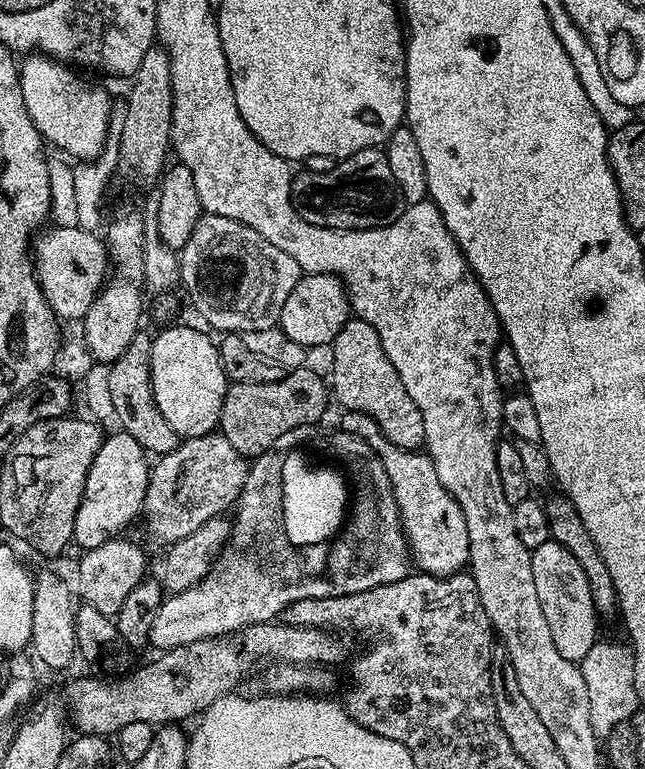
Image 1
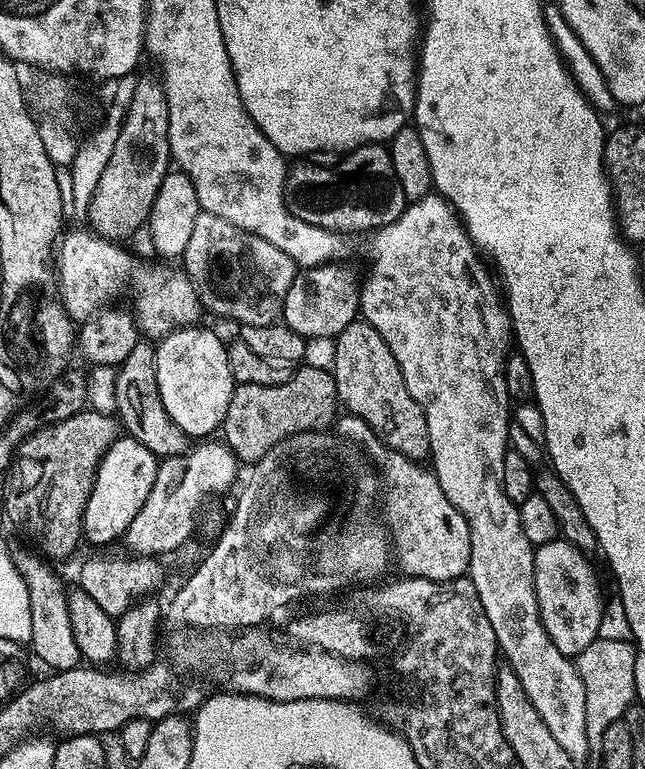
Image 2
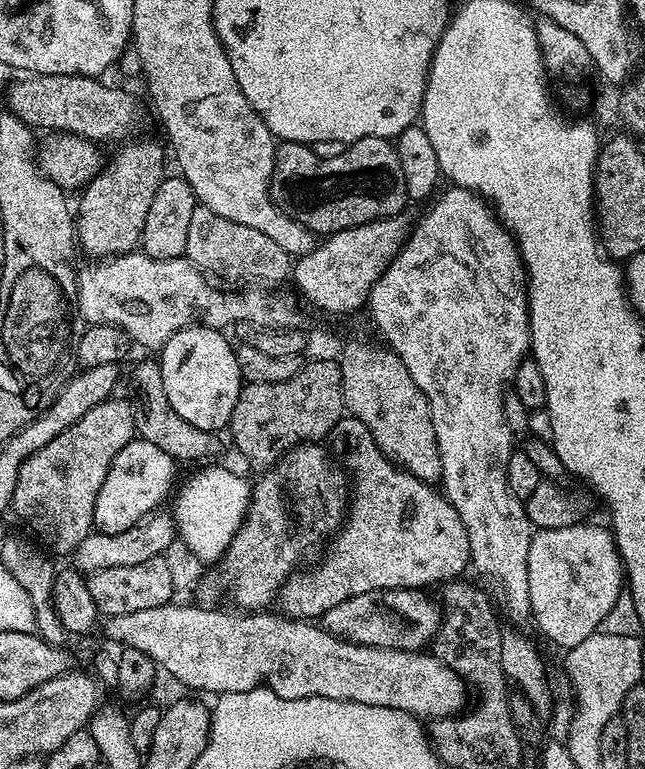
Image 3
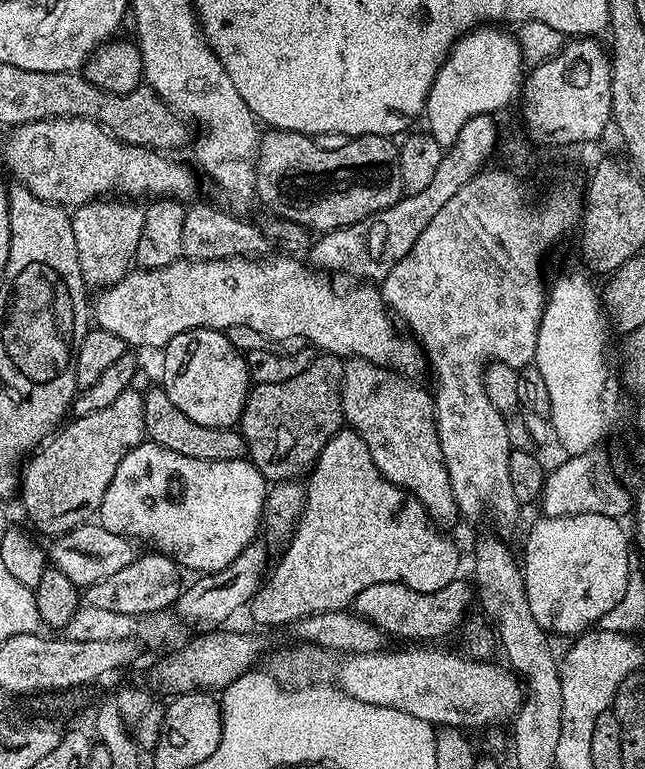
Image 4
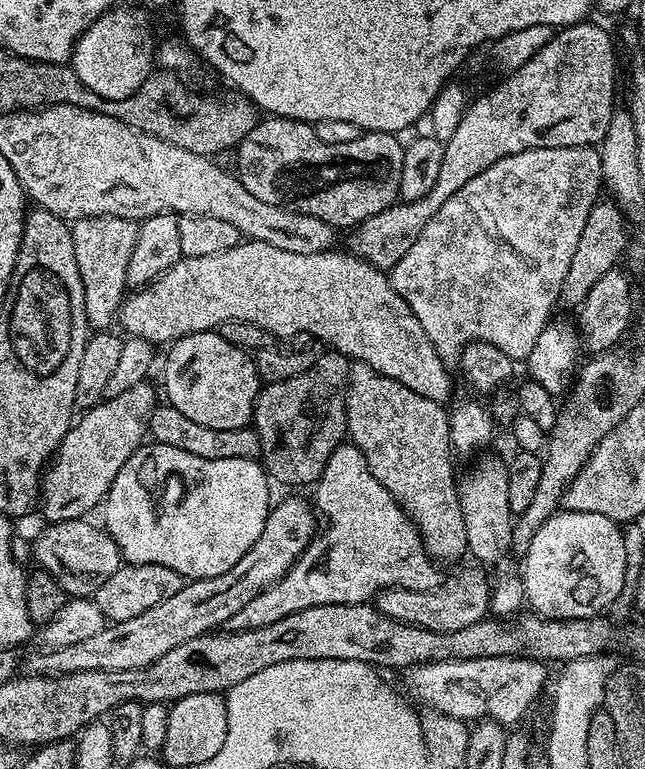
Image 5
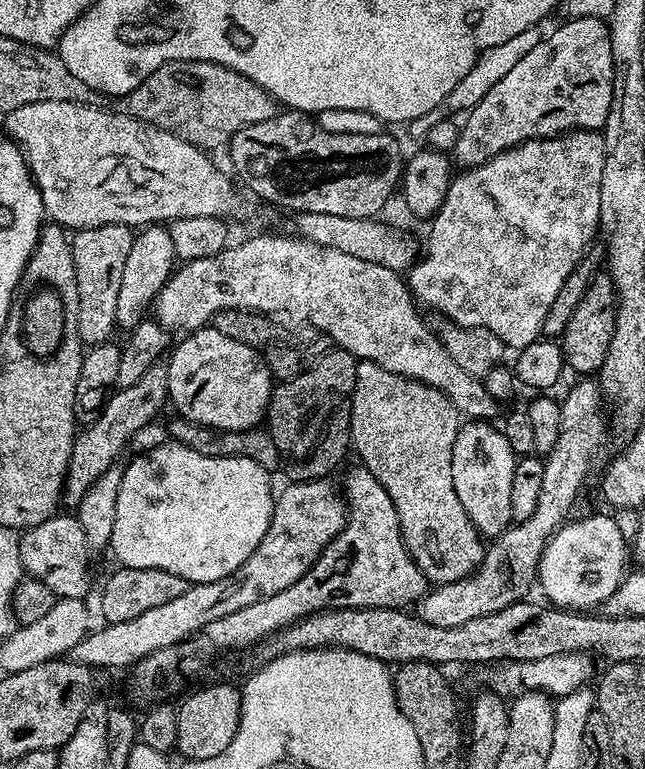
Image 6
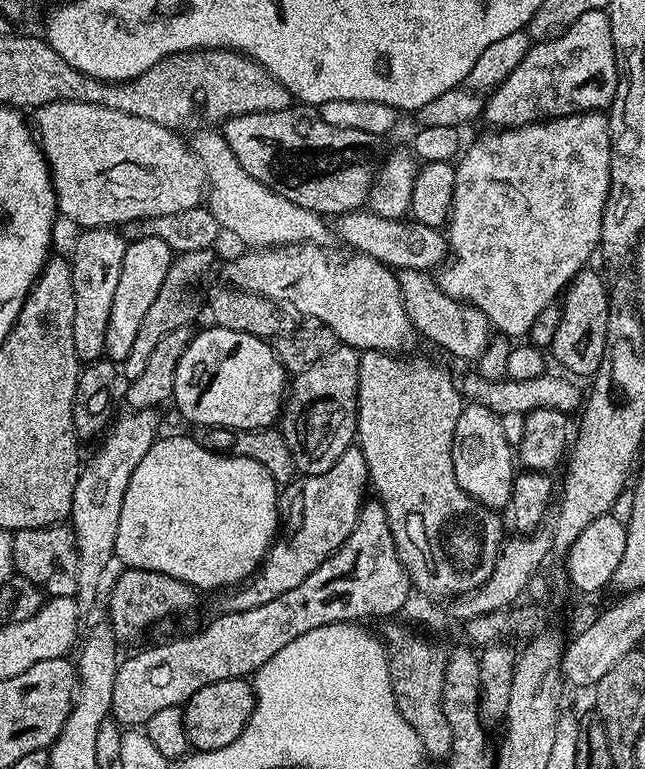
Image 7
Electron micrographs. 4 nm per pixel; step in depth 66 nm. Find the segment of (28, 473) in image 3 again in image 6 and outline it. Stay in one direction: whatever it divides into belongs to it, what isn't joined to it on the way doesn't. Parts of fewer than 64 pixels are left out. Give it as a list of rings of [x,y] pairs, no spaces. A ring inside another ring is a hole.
[[[164,362],[150,366],[150,370],[146,370],[138,382],[134,382],[134,386],[113,391],[95,419],[79,429],[77,438],[72,443],[68,473],[64,479],[63,503],[79,506],[90,486],[94,486],[94,482],[98,482],[106,470],[114,467],[116,459],[123,454],[124,447],[159,414],[160,407],[168,403],[168,365]]]

